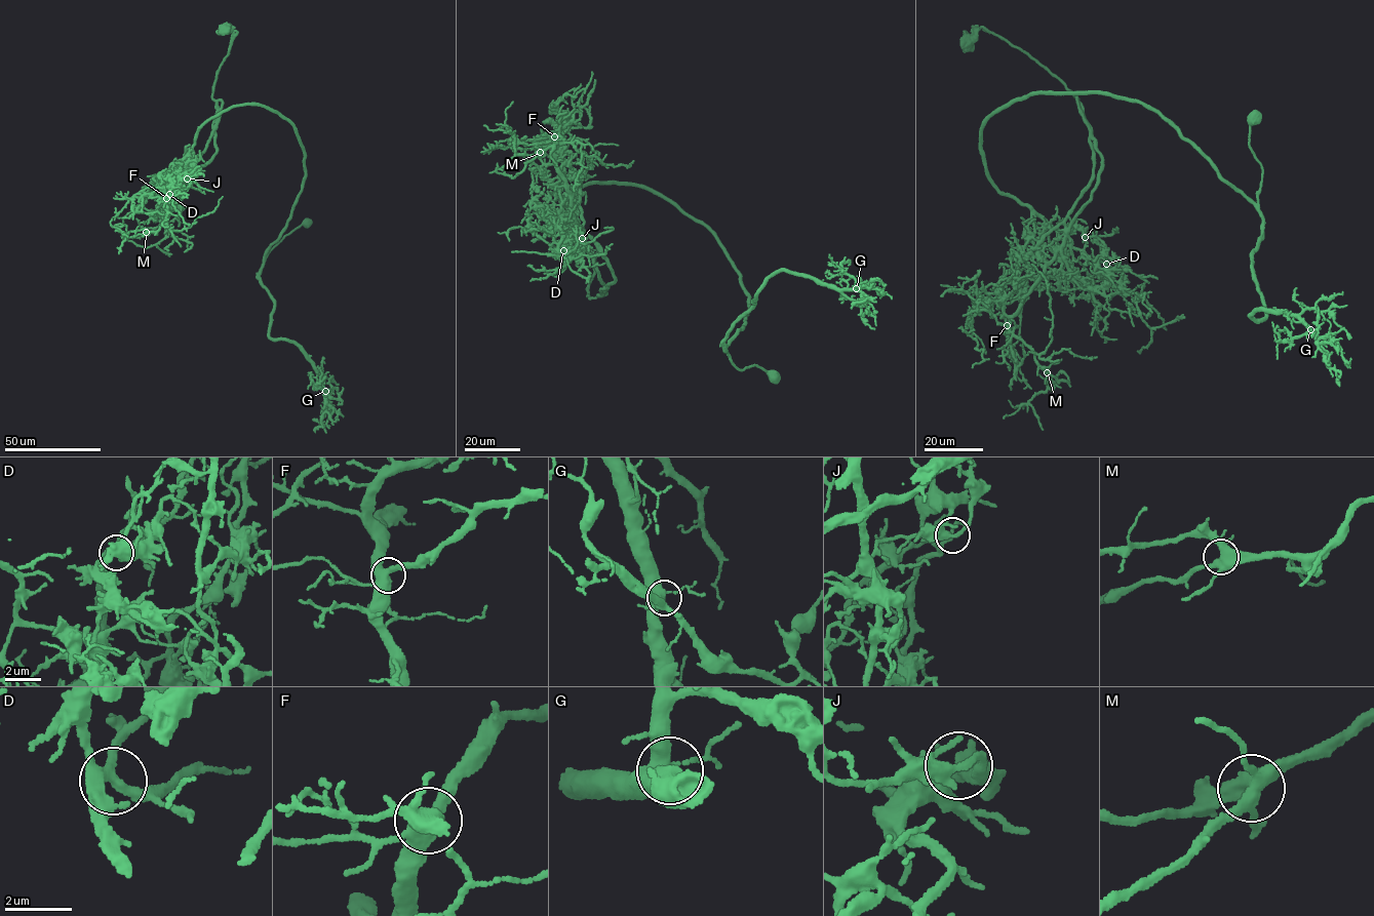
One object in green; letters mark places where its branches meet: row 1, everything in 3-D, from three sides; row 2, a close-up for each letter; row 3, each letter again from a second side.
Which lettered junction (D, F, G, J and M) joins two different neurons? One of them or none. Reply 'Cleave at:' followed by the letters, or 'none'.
Cleave at: J

